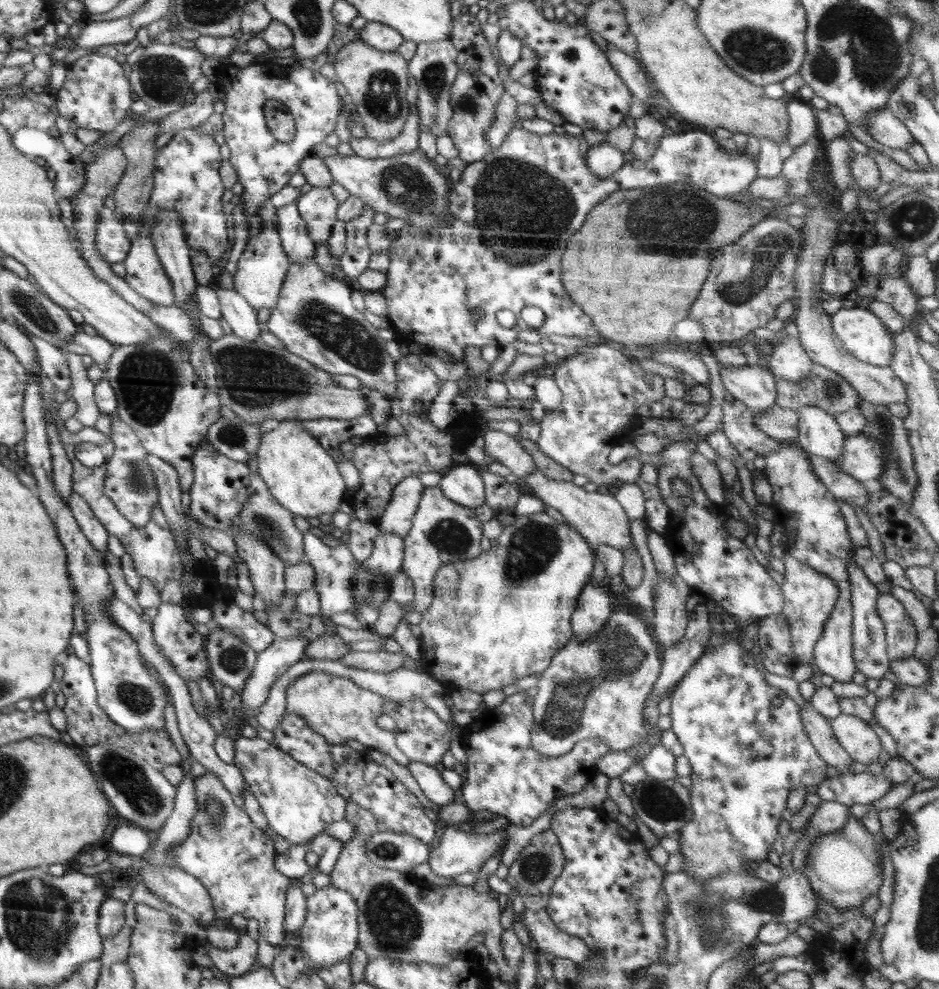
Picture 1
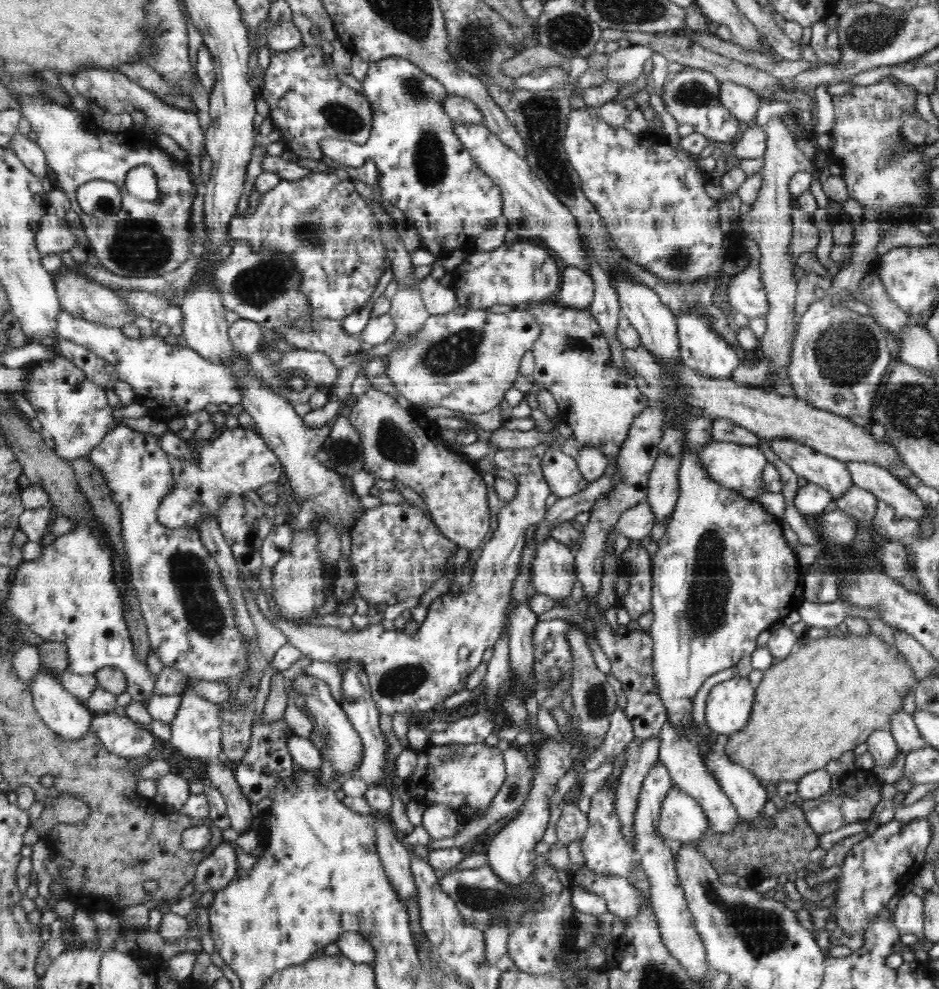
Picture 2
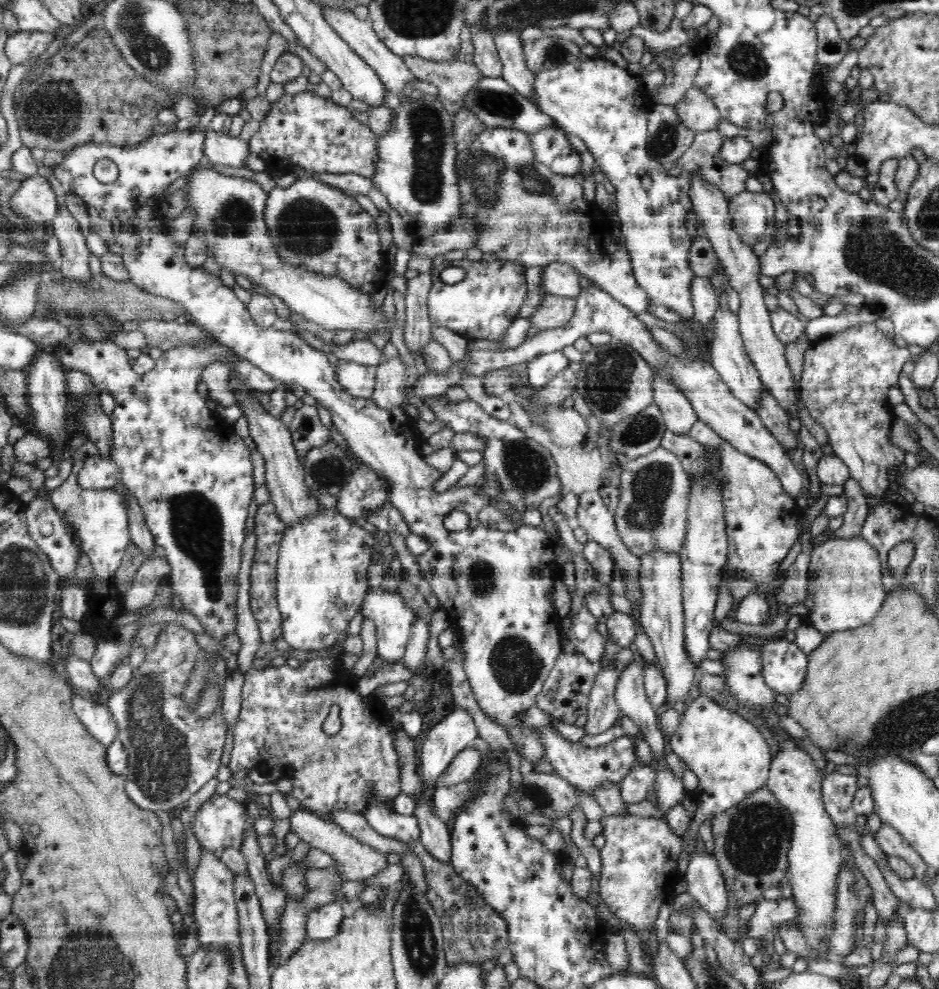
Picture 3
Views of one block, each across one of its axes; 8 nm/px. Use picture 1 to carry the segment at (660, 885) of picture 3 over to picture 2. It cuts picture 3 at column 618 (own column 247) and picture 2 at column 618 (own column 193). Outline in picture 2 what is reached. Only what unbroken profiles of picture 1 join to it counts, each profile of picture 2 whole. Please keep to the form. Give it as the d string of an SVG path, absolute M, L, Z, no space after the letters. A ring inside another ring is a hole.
M617 780L613 785L607 788L608 791L598 790L591 798L591 807L589 810L588 830L584 833L582 839L582 852L585 856L585 862L590 870L604 875L622 876L634 887L642 892L648 890L650 883L647 874L640 869L639 861L636 859L634 849L622 834L622 825L616 815L614 801L616 800Z

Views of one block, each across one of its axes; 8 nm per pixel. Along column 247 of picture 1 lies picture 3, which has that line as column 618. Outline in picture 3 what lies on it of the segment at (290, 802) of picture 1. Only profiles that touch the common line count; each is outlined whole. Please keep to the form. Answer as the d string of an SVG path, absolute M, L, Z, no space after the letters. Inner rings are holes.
M552 724L536 728L541 746L546 753L546 761L554 767L554 772L566 779L576 790L582 790L584 794L593 797L593 792L606 781L619 786L619 782L630 772L631 768L640 766L641 762L635 753L635 738L625 735L612 740L608 744L602 744L597 748L588 748L581 742L569 742L566 738L556 733Z

